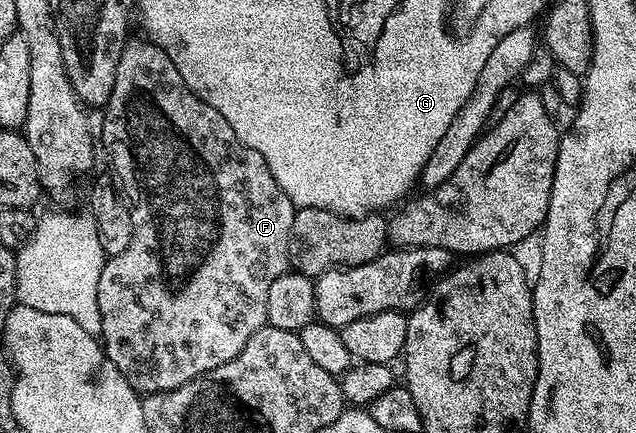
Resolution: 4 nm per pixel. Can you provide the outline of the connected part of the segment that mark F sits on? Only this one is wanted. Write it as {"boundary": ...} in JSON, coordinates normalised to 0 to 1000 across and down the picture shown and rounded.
{"boundary":[[[212,88],[201,90],[200,104],[190,115],[190,134],[184,143],[184,171],[178,189],[178,208],[171,217],[160,259],[162,323],[168,330],[170,346],[175,349],[175,379],[181,386],[182,397],[179,397],[179,404],[190,427],[192,450],[206,483],[206,501],[209,503],[209,550],[203,550],[203,570],[192,587],[173,594],[164,607],[159,624],[159,642],[153,651],[153,716],[159,716],[159,762],[156,764],[156,776],[162,799],[162,820],[167,822],[171,836],[178,836],[178,845],[184,845],[184,855],[190,855],[197,882],[203,882],[203,891],[209,903],[220,910],[264,905],[291,882],[297,882],[303,873],[310,873],[316,864],[322,864],[329,855],[341,855],[341,845],[354,845],[354,836],[373,827],[373,818],[379,818],[379,808],[385,808],[385,790],[392,790],[392,781],[398,781],[398,771],[404,771],[404,762],[417,755],[420,748],[417,704],[423,700],[423,661],[429,661],[429,649],[442,642],[442,633],[453,626],[458,607],[454,596],[454,531],[461,531],[461,503],[467,483],[464,469],[454,457],[454,448],[448,448],[448,439],[442,439],[442,430],[436,430],[436,411],[429,411],[429,402],[423,402],[423,383],[417,383],[417,367],[410,365],[410,356],[404,356],[403,346],[392,346],[392,337],[385,337],[376,326],[373,309],[366,309],[366,291],[360,291],[360,282],[354,282],[354,273],[347,273],[347,263],[341,263],[341,254],[335,254],[335,245],[329,245],[321,231],[310,226],[310,217],[303,217],[297,208],[297,199],[291,199],[285,171],[278,171],[278,152],[272,152],[267,134],[230,88],[220,88],[220,92],[212,92]]]}

